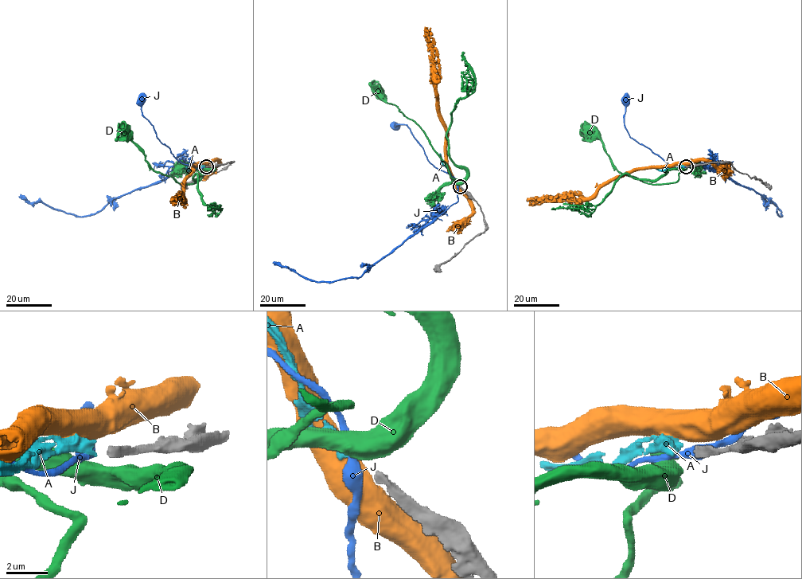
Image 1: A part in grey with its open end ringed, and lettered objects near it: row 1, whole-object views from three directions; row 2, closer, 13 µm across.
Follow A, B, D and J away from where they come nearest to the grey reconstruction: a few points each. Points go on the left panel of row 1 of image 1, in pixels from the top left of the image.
A: (204, 166), (188, 170), (185, 167)
B: (204, 165), (196, 165), (192, 168), (186, 178), (182, 196), (174, 201), (174, 205), (177, 203)
D: (206, 169), (195, 169), (202, 177), (195, 183), (179, 184), (150, 166), (126, 130)
J: (204, 166), (197, 169), (181, 163), (171, 153), (169, 148), (157, 137), (153, 125), (143, 115), (142, 100)

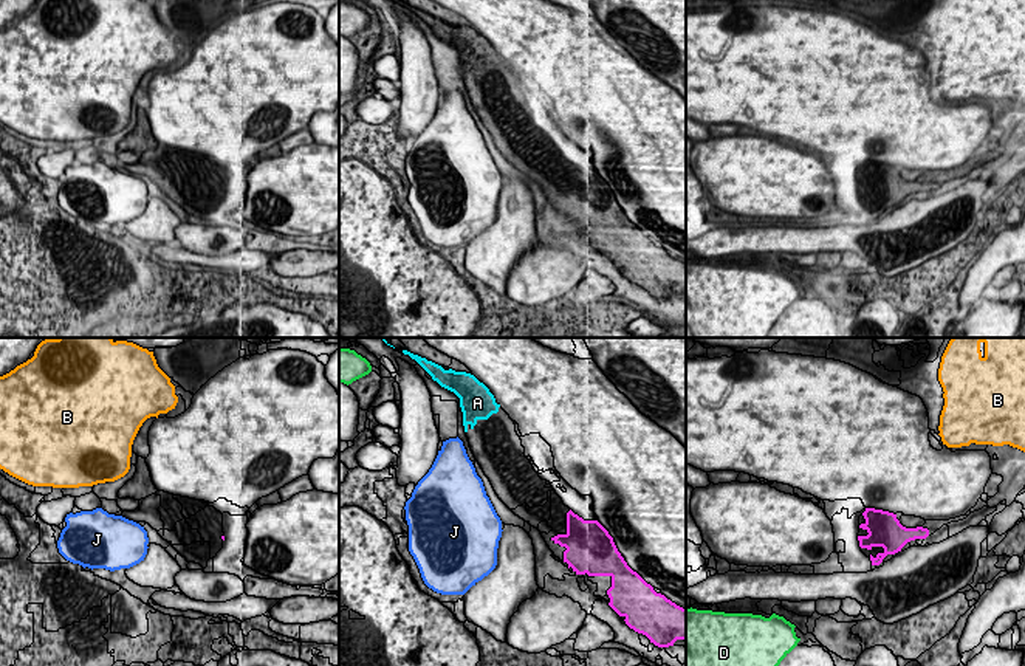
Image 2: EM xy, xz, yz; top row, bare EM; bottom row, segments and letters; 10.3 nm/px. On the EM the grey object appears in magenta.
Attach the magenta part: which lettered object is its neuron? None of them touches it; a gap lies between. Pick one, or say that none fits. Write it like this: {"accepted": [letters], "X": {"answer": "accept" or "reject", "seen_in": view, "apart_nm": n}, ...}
{"accepted": ["A"], "A": {"answer": "accept", "seen_in": "xz", "apart_nm": 1250}, "B": {"answer": "reject", "seen_in": "yz", "apart_nm": 900}, "D": {"answer": "reject", "seen_in": "yz", "apart_nm": 1000}, "J": {"answer": "reject", "seen_in": "xz", "apart_nm": 500}}

